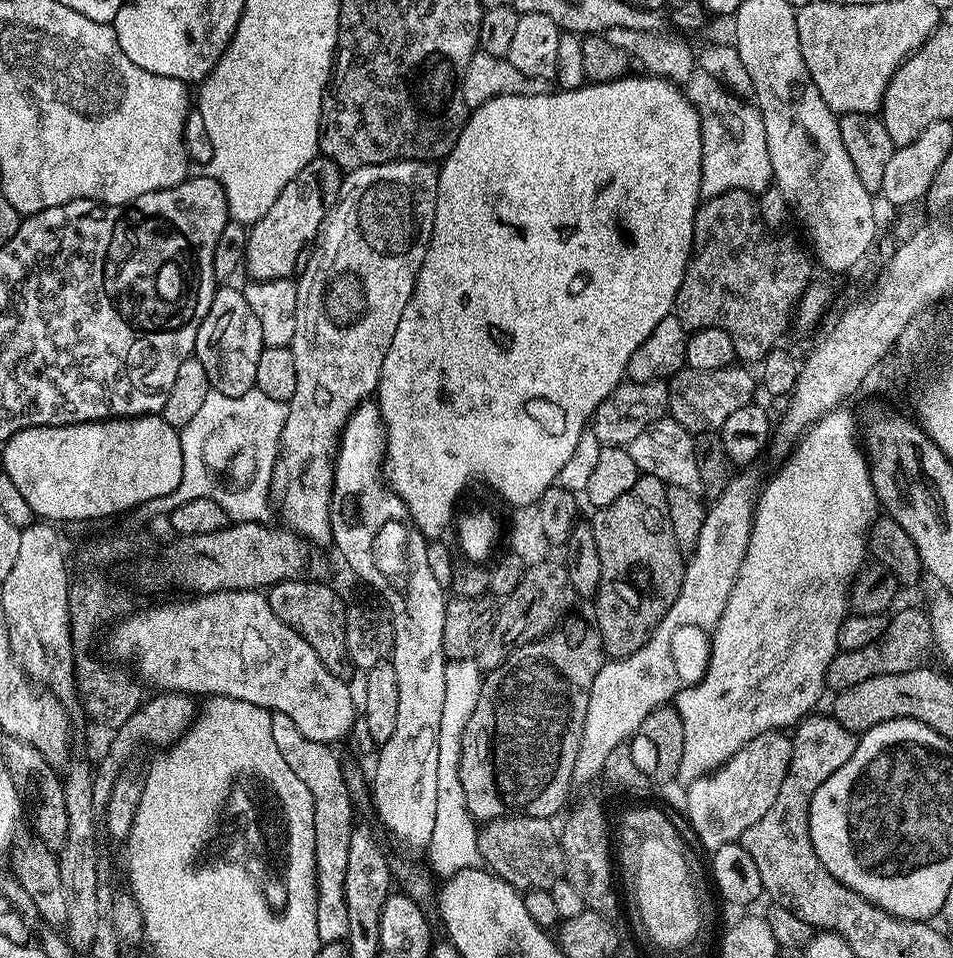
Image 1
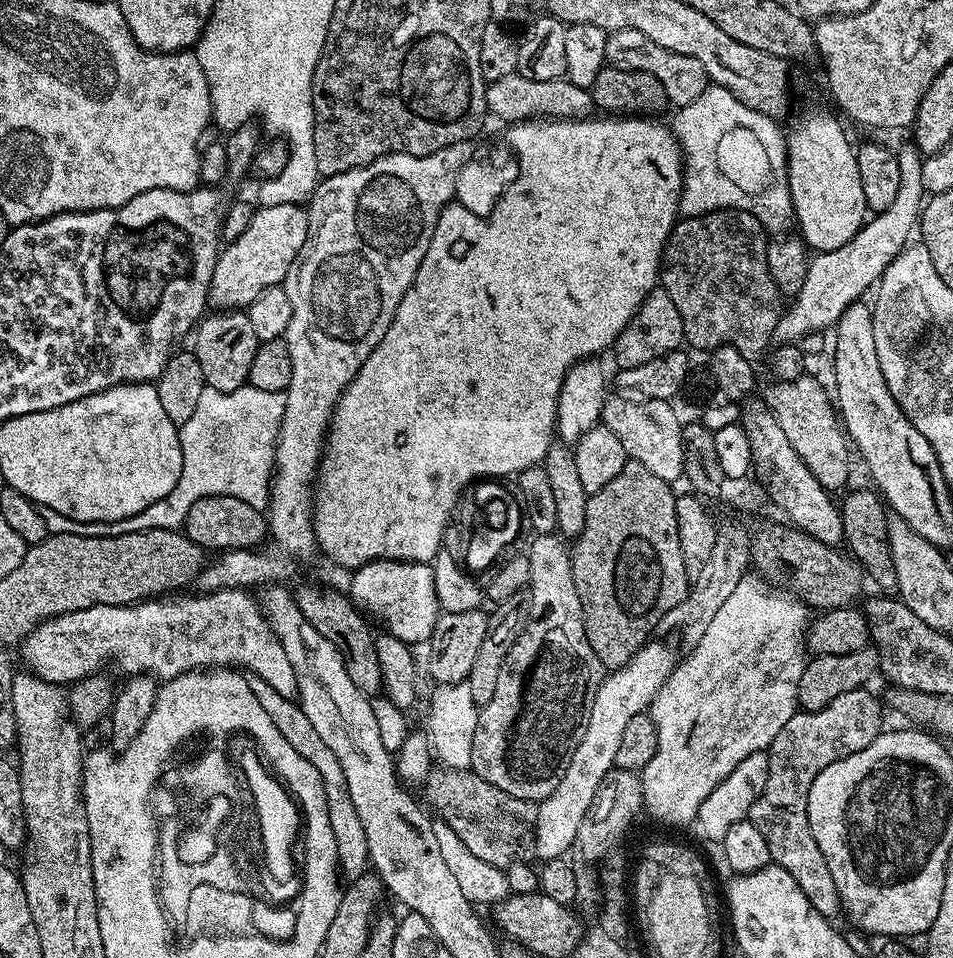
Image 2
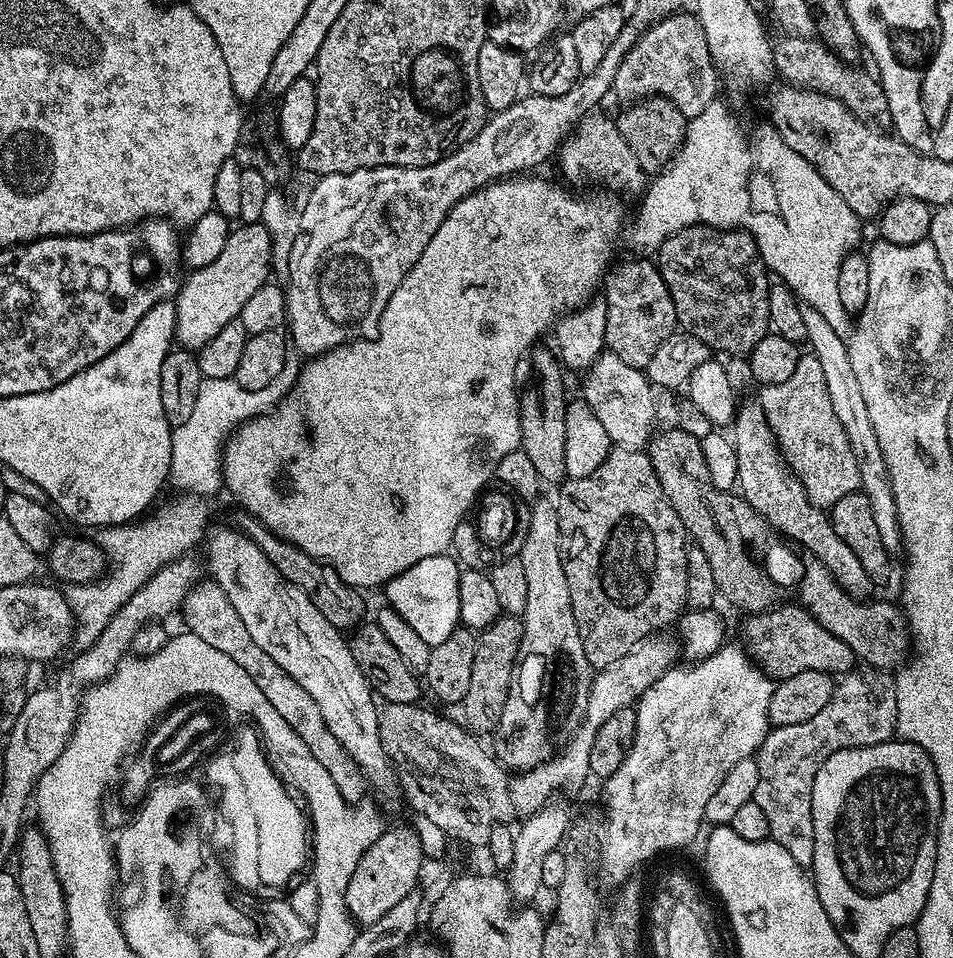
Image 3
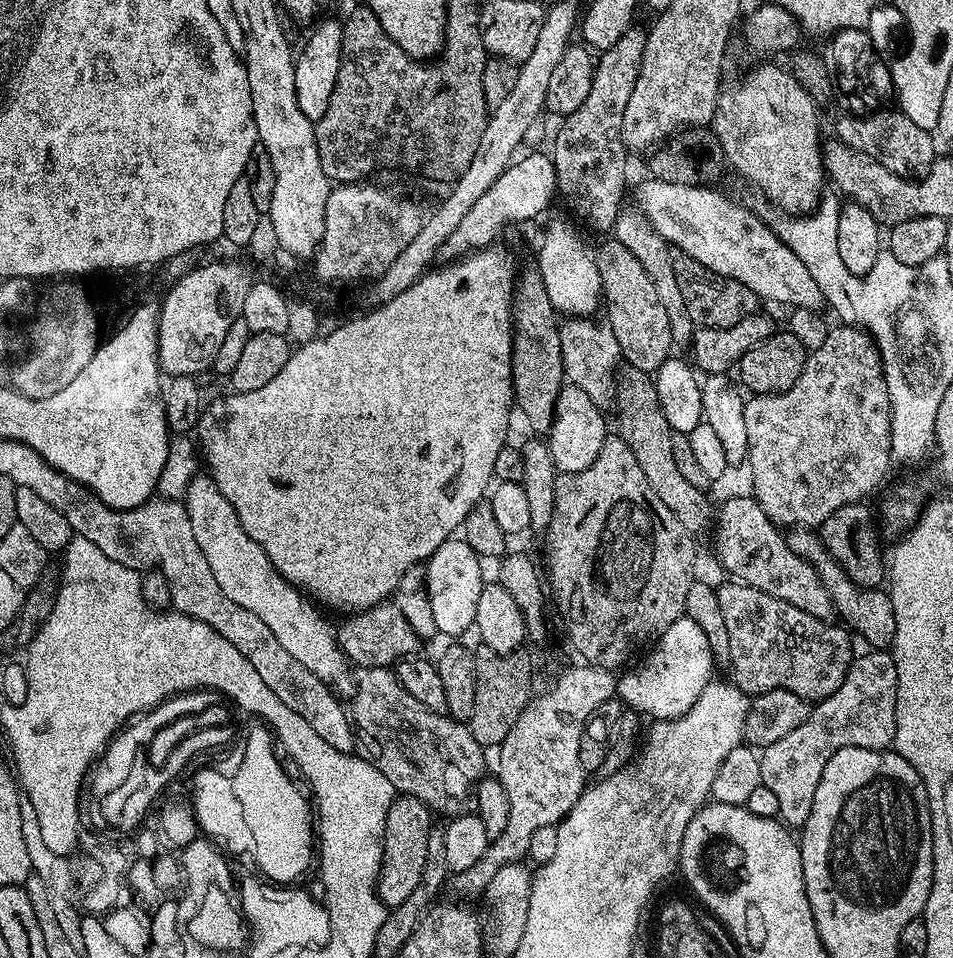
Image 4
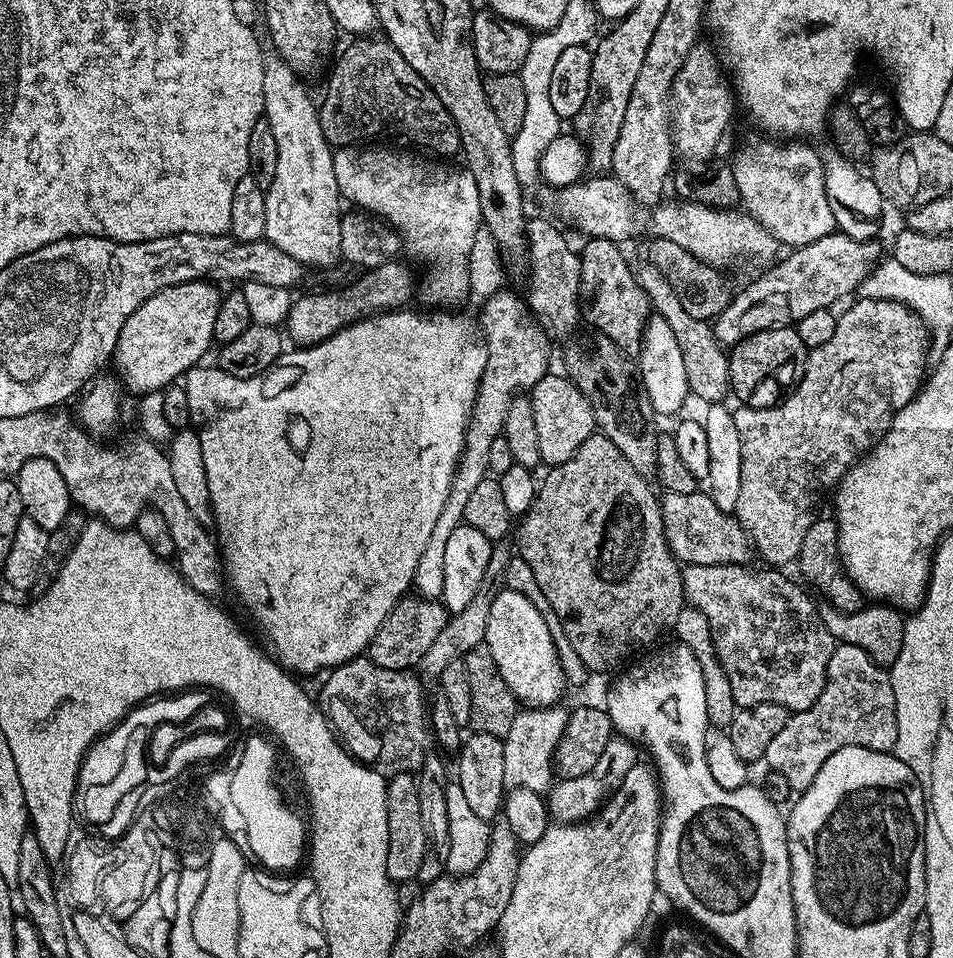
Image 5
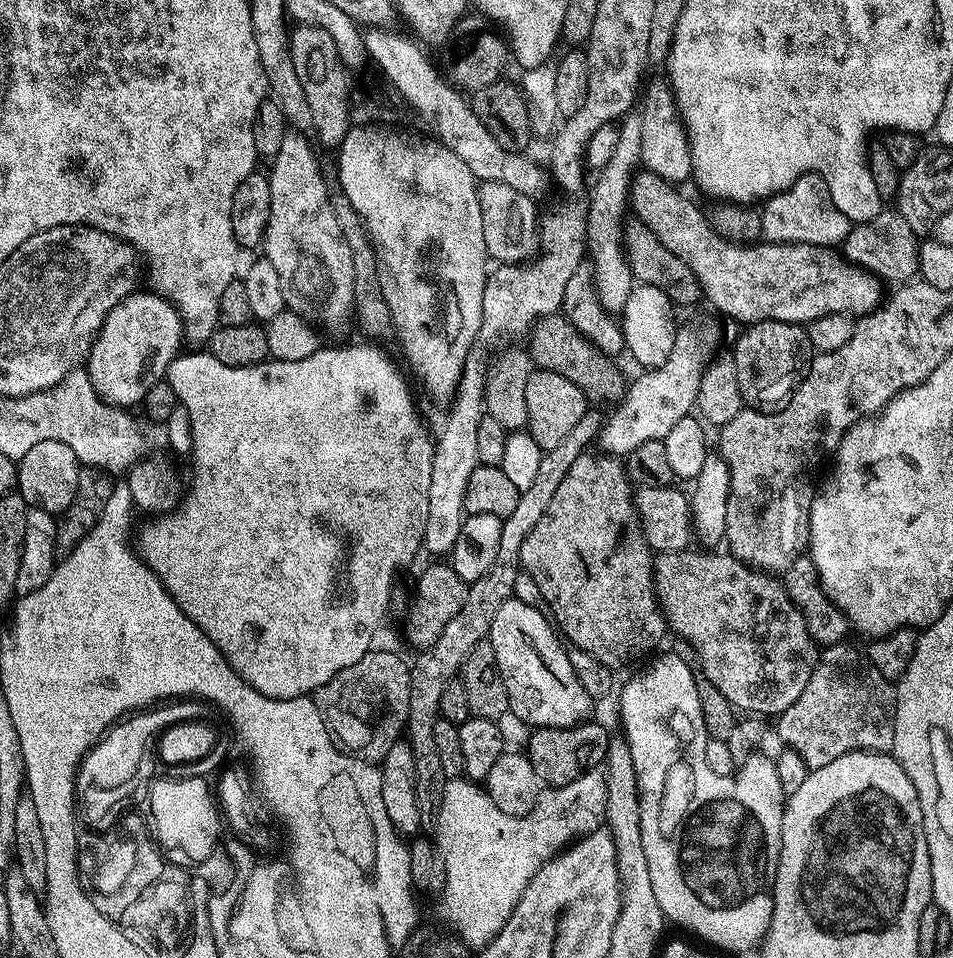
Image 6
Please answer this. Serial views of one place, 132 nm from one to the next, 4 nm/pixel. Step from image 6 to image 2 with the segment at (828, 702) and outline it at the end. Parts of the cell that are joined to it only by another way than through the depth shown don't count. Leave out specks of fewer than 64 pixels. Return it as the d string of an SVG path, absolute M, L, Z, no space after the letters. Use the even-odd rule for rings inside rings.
M855 688L850 694L838 694L838 698L834 698L834 702L830 702L830 706L822 706L822 710L796 711L790 718L790 722L786 722L786 726L782 726L782 730L778 730L774 742L766 750L768 754L766 786L760 797L754 802L750 813L752 824L758 826L758 830L762 830L762 838L766 838L766 846L770 846L772 863L777 864L798 884L802 894L806 896L810 906L818 914L829 918L841 915L840 895L834 886L834 878L830 878L826 858L822 858L822 850L818 850L818 842L814 842L814 834L810 830L808 795L810 786L814 786L814 778L818 778L818 774L822 774L822 770L826 770L826 766L830 766L858 750L866 750L866 746L870 746L870 742L874 742L874 738L880 736L885 727L885 709L882 707L881 697L868 691L864 688Z

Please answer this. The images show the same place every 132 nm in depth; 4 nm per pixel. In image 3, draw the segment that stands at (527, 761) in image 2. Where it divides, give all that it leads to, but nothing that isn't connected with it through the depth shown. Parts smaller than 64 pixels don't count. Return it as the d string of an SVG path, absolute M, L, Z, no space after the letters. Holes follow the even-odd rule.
M551 499L531 501L530 530L522 542L518 559L526 574L526 594L522 597L524 633L520 643L520 659L512 682L512 693L506 698L502 718L494 733L496 759L505 769L516 774L542 766L575 736L586 714L594 675L590 658L586 658L586 650L582 646L582 634L578 634L578 622L574 622L574 606L570 606L570 585L566 583L566 570L562 566L558 510Z

